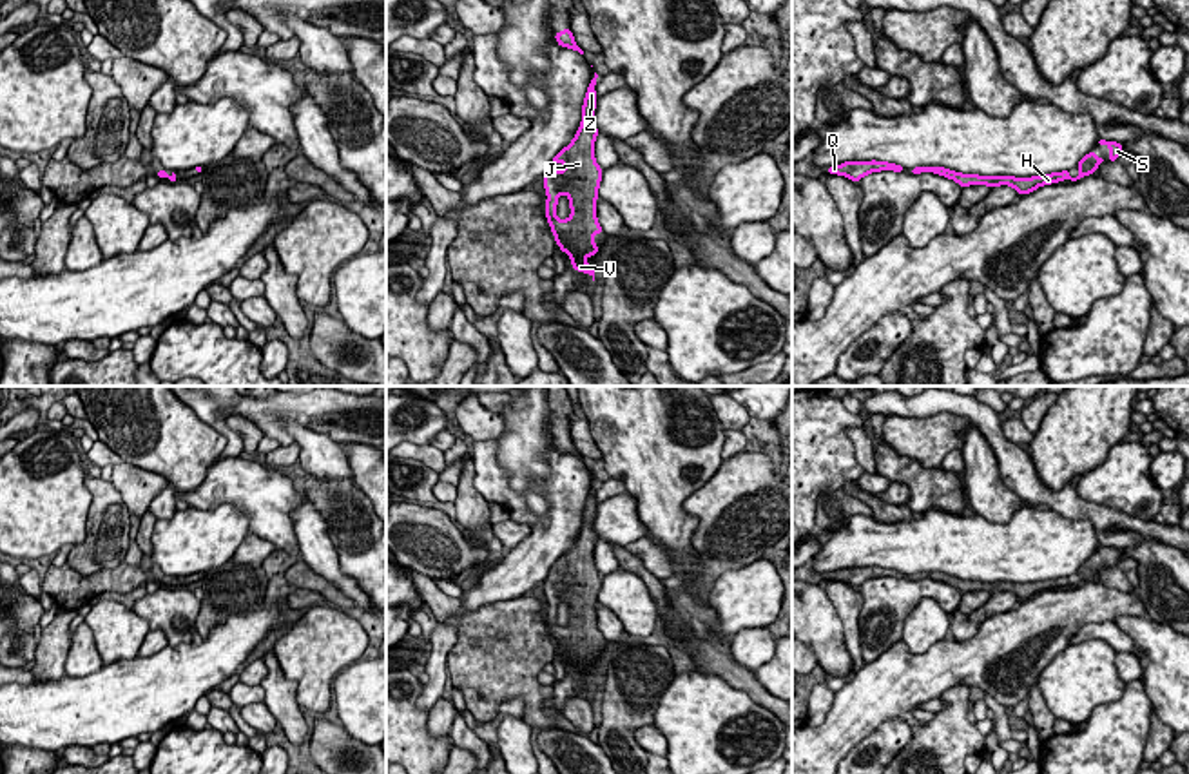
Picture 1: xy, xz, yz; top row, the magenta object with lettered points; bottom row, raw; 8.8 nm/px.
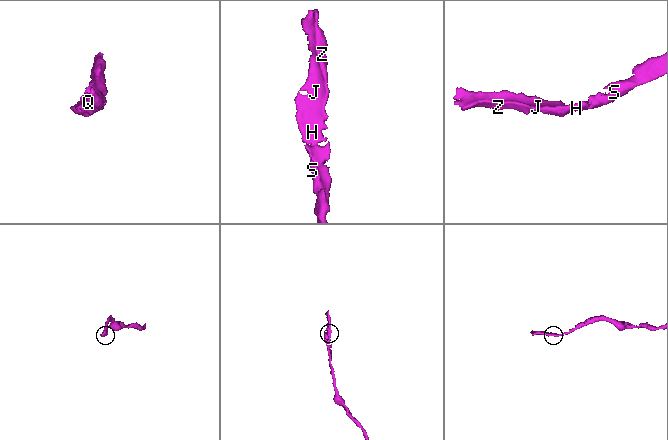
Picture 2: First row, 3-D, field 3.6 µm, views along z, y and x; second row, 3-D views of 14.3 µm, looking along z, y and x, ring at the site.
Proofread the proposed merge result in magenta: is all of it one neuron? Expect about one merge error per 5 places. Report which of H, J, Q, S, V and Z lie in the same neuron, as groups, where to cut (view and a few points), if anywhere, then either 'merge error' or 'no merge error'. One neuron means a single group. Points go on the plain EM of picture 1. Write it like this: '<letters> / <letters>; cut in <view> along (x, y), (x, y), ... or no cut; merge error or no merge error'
H J Q S V Z; no cut; no merge error

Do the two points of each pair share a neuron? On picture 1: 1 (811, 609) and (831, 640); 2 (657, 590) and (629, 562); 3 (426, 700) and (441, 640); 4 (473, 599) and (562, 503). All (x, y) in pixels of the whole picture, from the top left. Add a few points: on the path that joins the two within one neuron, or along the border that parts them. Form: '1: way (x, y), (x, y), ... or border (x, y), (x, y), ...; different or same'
1: way (811, 617), (823, 633); same
2: way (651, 582), (637, 568); same
3: way (435, 686), (439, 655); same
4: way (501, 584), (559, 530); same

